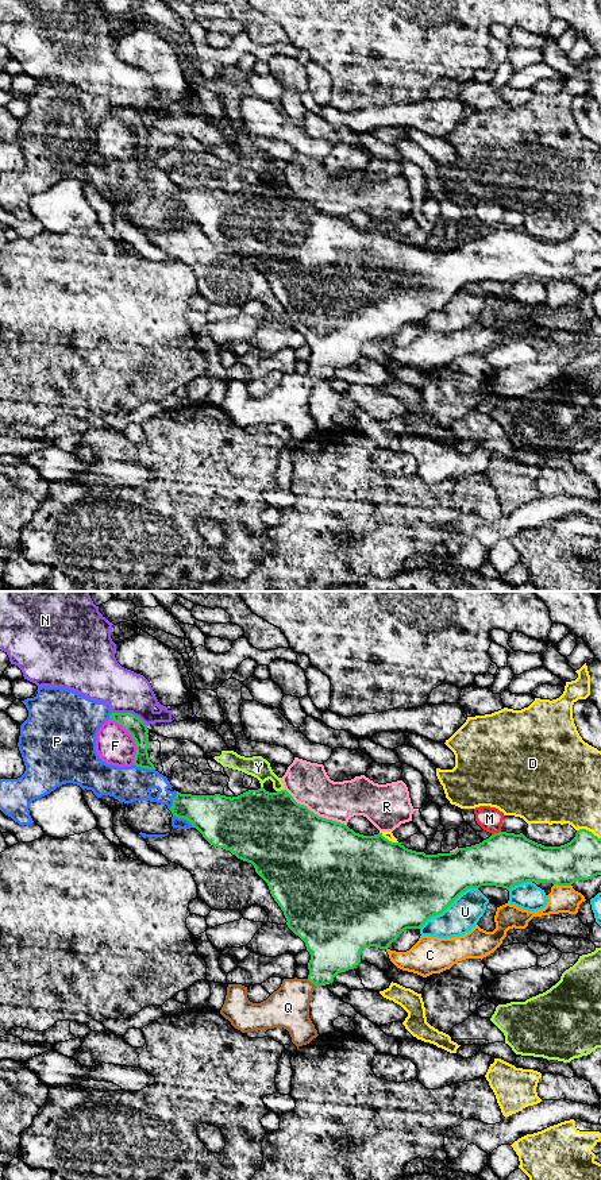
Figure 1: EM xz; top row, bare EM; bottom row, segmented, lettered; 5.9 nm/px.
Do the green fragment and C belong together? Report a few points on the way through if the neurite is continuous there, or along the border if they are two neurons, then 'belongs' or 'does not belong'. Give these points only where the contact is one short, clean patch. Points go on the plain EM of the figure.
does not belong

